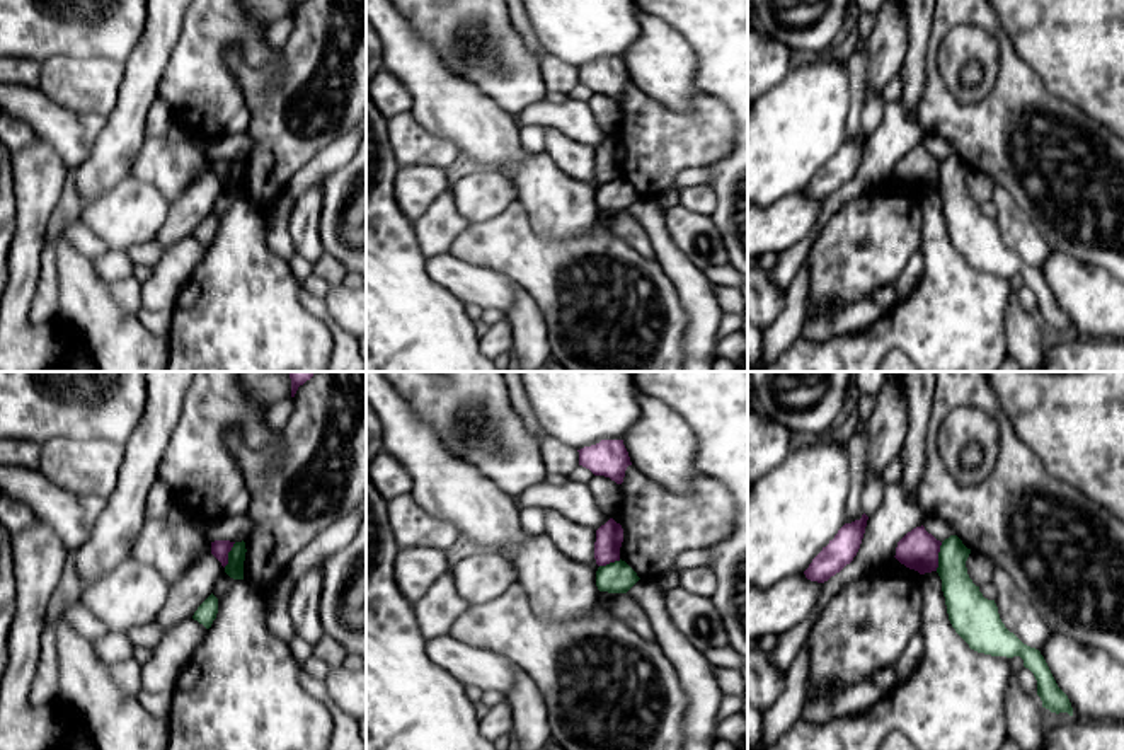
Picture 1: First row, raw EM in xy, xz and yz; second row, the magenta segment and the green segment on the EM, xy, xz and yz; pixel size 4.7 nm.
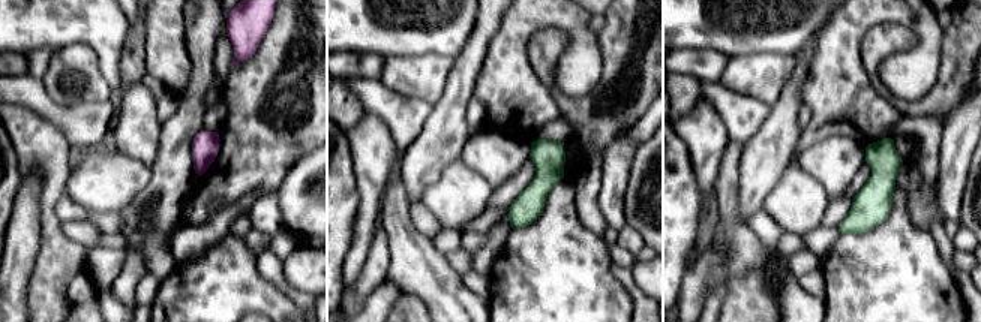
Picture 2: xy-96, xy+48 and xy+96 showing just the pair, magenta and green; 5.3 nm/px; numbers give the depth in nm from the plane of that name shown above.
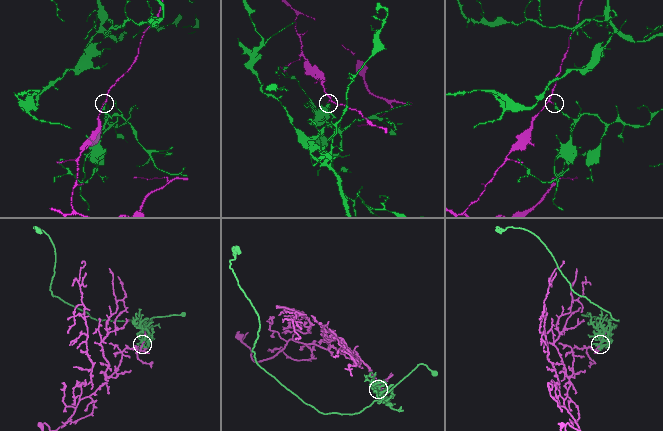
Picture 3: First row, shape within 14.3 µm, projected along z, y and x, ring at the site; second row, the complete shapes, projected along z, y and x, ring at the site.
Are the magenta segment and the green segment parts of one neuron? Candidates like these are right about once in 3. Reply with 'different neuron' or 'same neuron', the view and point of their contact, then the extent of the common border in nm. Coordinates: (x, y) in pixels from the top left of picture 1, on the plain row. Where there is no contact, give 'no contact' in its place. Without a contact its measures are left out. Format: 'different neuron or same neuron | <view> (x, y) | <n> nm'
different neuron | yz (937, 174) | 140 nm

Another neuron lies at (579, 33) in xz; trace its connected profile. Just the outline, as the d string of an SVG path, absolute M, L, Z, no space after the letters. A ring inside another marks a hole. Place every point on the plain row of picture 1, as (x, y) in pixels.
M523 0L543 51L581 68L601 58L623 58L642 38L635 0Z

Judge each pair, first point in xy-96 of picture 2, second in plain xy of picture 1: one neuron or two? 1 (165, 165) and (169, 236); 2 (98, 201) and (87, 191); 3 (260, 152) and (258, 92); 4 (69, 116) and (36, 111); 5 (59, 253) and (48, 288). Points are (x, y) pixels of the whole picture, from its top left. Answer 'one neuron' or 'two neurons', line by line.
1: one neuron
2: two neurons
3: one neuron
4: one neuron
5: one neuron

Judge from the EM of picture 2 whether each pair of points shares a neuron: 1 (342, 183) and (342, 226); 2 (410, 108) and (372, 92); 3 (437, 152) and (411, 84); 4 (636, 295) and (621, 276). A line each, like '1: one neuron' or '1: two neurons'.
1: one neuron
2: one neuron
3: two neurons
4: one neuron

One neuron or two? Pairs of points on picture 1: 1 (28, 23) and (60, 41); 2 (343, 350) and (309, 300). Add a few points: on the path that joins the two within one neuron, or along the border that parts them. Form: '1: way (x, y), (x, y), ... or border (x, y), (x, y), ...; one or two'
1: way (36, 23), (41, 23), (51, 33); one
2: way (341, 338), (321, 312); one

